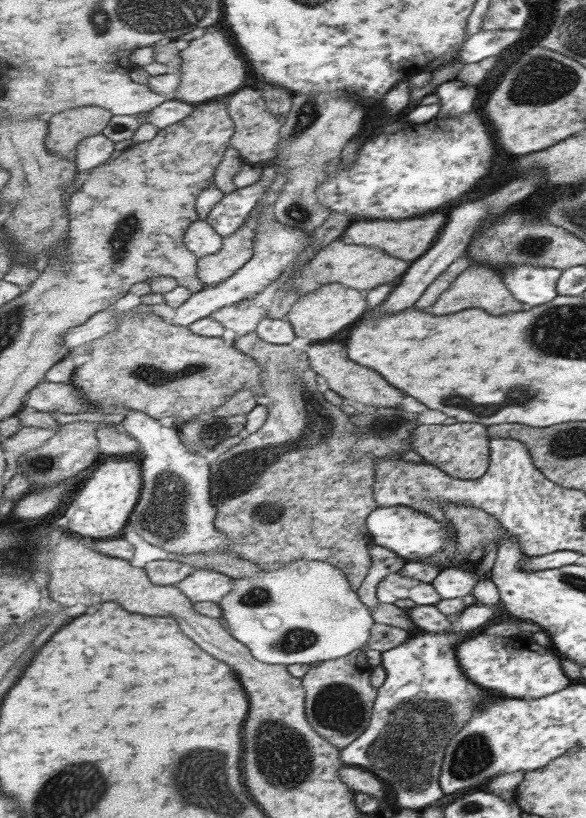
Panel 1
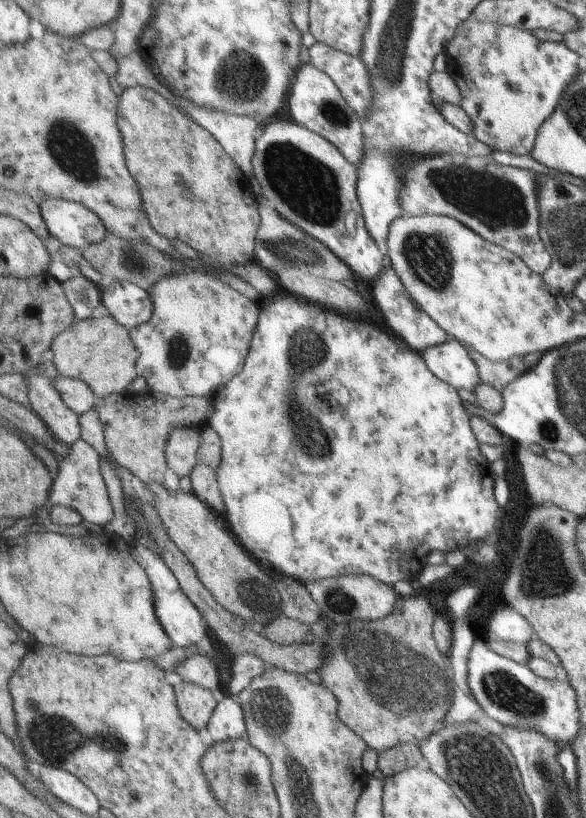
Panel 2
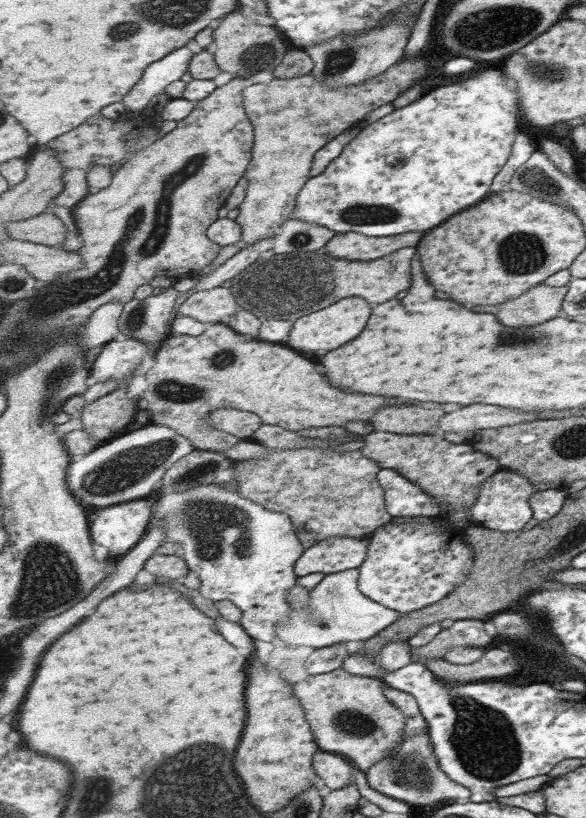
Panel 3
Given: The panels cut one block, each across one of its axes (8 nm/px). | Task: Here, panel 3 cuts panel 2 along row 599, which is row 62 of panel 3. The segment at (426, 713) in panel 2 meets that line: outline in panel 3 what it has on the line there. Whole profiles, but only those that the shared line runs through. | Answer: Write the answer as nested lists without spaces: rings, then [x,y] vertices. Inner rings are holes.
[[[419,55],[416,58],[400,59],[397,64],[388,68],[383,74],[357,86],[324,86],[324,83],[320,83],[314,74],[296,79],[274,79],[269,84],[250,85],[245,90],[244,96],[245,106],[250,110],[250,118],[254,120],[254,126],[258,126],[258,142],[256,142],[254,152],[256,154],[258,152],[262,154],[262,150],[268,150],[268,152],[264,152],[262,158],[260,158],[260,154],[258,154],[258,158],[254,156],[253,164],[250,164],[247,173],[250,181],[247,200],[236,218],[245,231],[244,242],[248,246],[252,246],[264,238],[276,237],[280,233],[296,211],[300,190],[304,189],[306,183],[313,177],[314,154],[334,140],[332,134],[336,134],[338,137],[345,134],[370,111],[392,103],[414,84],[414,80],[425,75],[426,60]]]

